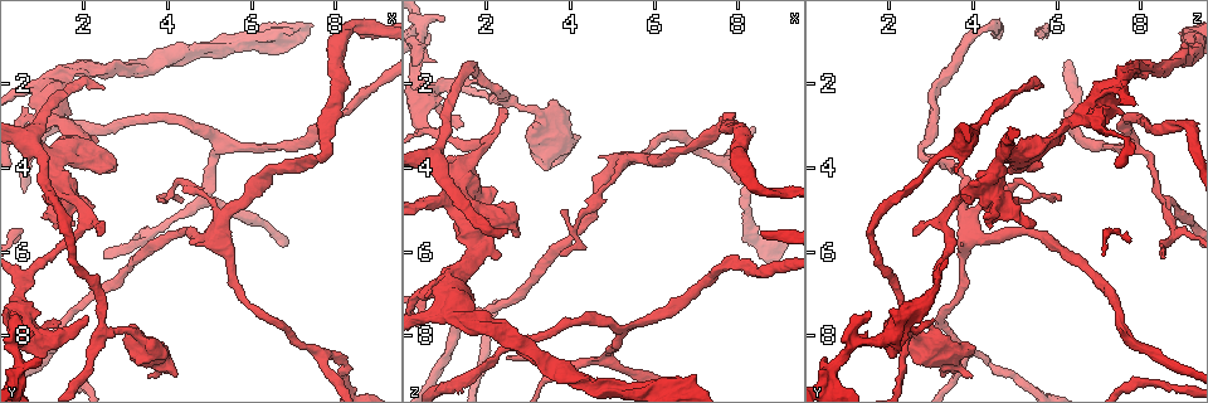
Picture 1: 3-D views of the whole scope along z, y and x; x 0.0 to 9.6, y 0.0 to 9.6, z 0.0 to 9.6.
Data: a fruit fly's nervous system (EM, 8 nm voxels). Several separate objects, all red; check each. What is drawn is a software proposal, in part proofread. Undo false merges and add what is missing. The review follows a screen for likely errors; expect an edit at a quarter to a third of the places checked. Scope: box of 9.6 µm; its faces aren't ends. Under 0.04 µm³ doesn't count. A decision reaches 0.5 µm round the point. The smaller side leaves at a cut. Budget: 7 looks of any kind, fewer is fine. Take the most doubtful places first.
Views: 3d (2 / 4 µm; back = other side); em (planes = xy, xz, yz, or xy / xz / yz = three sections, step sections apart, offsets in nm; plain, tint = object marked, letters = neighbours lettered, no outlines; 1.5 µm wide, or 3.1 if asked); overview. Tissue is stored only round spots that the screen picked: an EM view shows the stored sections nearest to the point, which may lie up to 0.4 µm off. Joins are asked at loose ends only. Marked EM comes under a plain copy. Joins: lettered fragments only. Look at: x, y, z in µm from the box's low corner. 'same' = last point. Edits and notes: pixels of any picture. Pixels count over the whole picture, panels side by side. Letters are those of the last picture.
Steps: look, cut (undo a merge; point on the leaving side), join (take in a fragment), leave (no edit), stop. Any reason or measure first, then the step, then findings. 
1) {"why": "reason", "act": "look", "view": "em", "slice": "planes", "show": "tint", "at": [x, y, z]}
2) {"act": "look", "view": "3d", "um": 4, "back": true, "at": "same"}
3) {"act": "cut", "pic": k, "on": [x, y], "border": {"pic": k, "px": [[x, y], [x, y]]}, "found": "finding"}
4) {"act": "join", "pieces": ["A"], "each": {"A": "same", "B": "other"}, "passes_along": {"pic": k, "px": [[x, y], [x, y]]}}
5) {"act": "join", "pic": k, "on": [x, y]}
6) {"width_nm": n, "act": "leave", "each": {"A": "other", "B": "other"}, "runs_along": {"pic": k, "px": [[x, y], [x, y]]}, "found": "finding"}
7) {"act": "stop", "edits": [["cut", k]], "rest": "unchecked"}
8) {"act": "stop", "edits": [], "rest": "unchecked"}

{"why": "an open end", "act": "look", "view": "3d", "um": 4, "at": [2.45, 2.15, 5.60]}

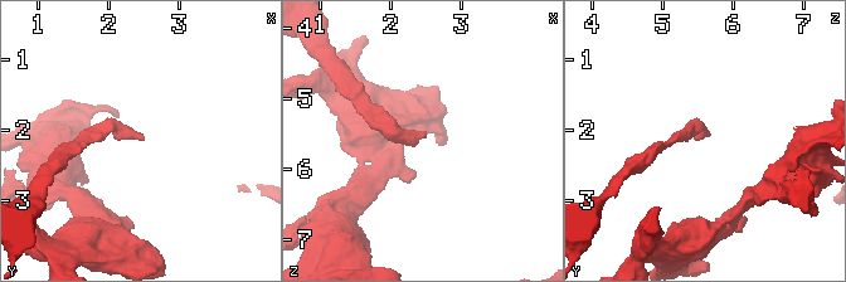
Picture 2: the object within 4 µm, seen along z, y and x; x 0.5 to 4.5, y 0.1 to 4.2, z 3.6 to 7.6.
{"act": "look", "view": "em", "slice": "planes", "show": "letters", "at": [2.45, 2.15, 5.55]}

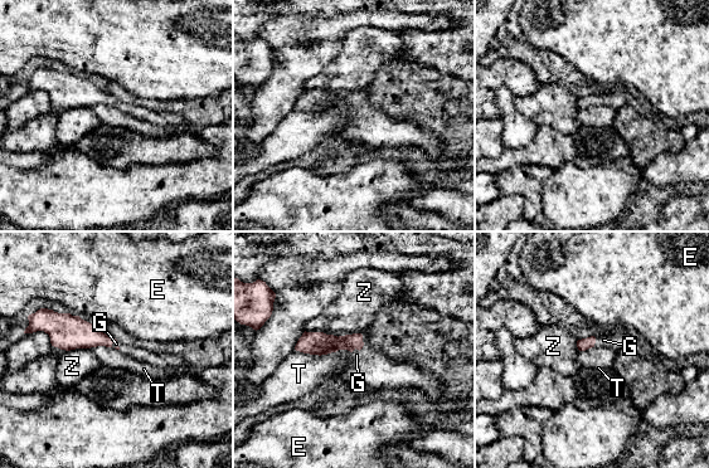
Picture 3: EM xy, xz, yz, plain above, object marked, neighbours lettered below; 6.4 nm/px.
{"longest_contact_nm": ["T", 360], "act": "join", "pieces": ["G"], "each": {"E": "other", "G": "same", "T": "other", "Z": "other"}, "passes_along": {"pic": 3, "px": [[319, 344], [357, 349], [357, 355]]}, "found": "the neuron continues"}

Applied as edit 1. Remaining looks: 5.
{"why": "abrupt turn", "act": "look", "view": "em", "slice": "planes", "show": "tint", "at": [7.80, 3.60, 2.75]}

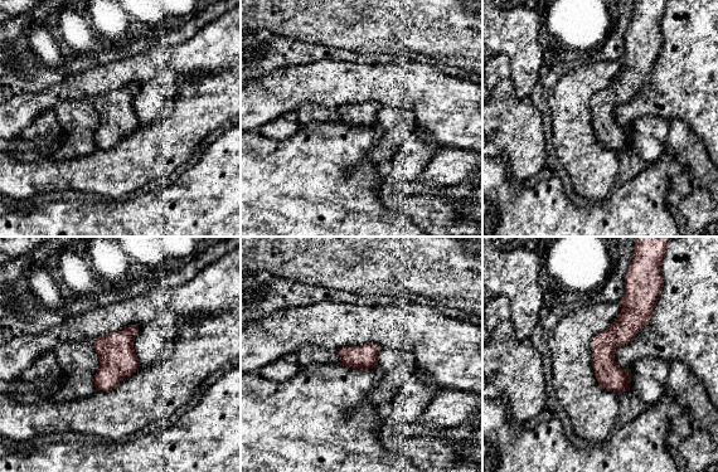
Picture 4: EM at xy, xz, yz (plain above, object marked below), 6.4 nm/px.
{"act": "look", "view": "em", "slice": "planes", "show": "letters", "at": "same"}

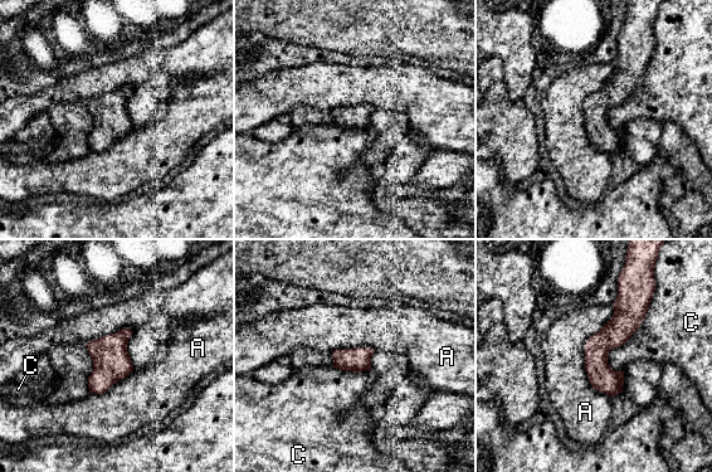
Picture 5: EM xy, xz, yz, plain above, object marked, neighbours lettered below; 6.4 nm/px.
{"act": "leave", "each": {"A": "other", "C": "other"}, "found": "all the same neuron"}

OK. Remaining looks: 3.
{"act": "stop", "edits": [["join", 3]], "rest": "unchecked"}

